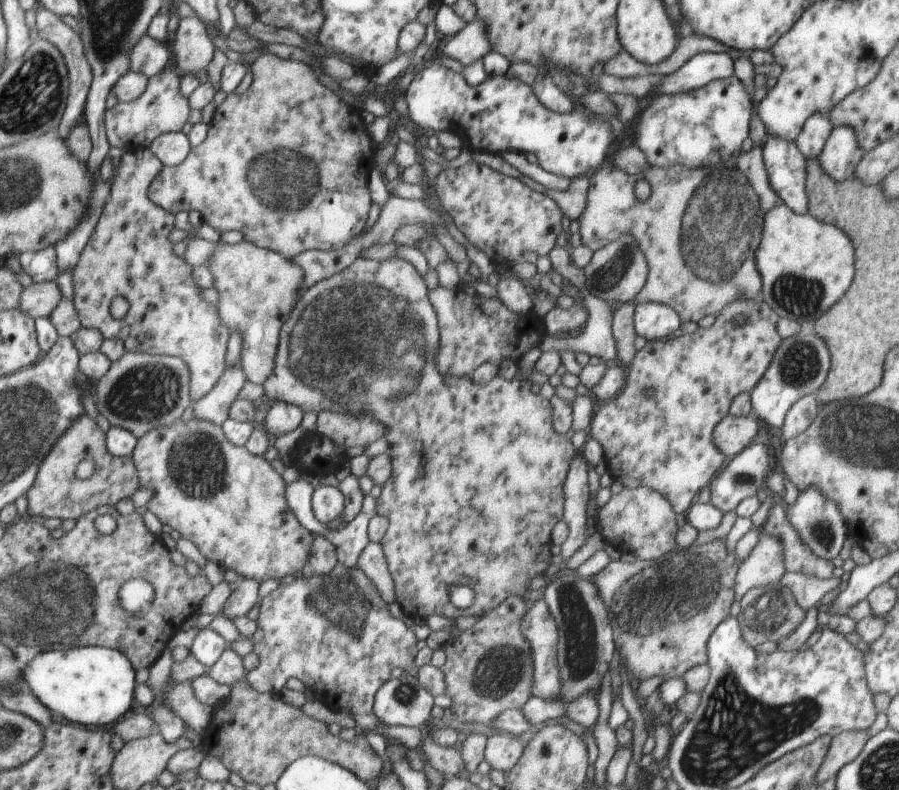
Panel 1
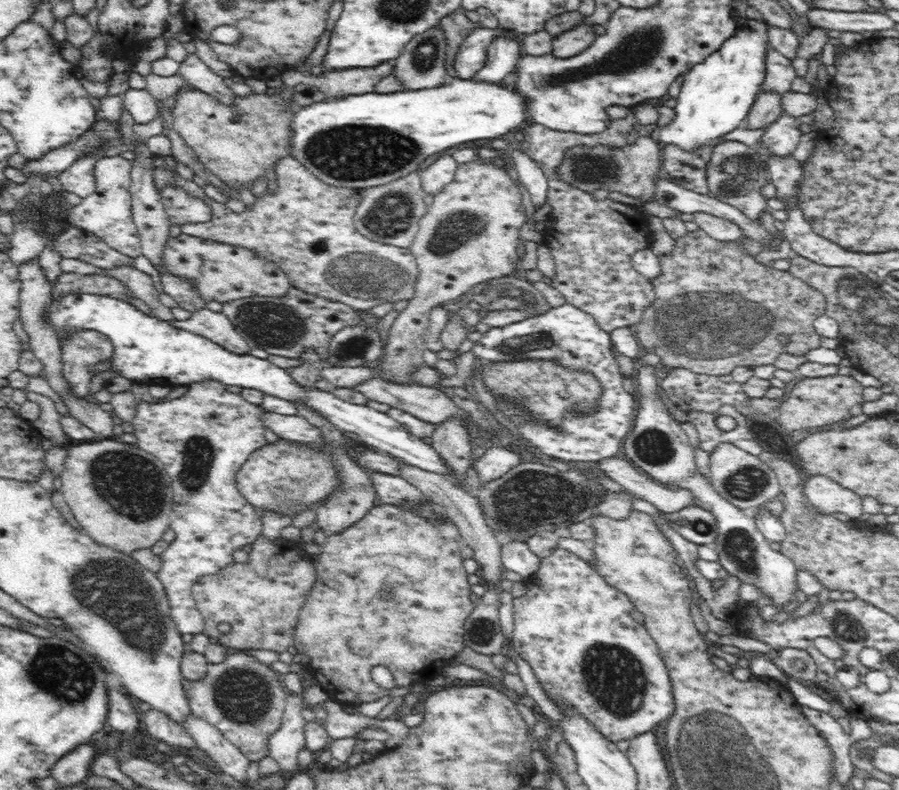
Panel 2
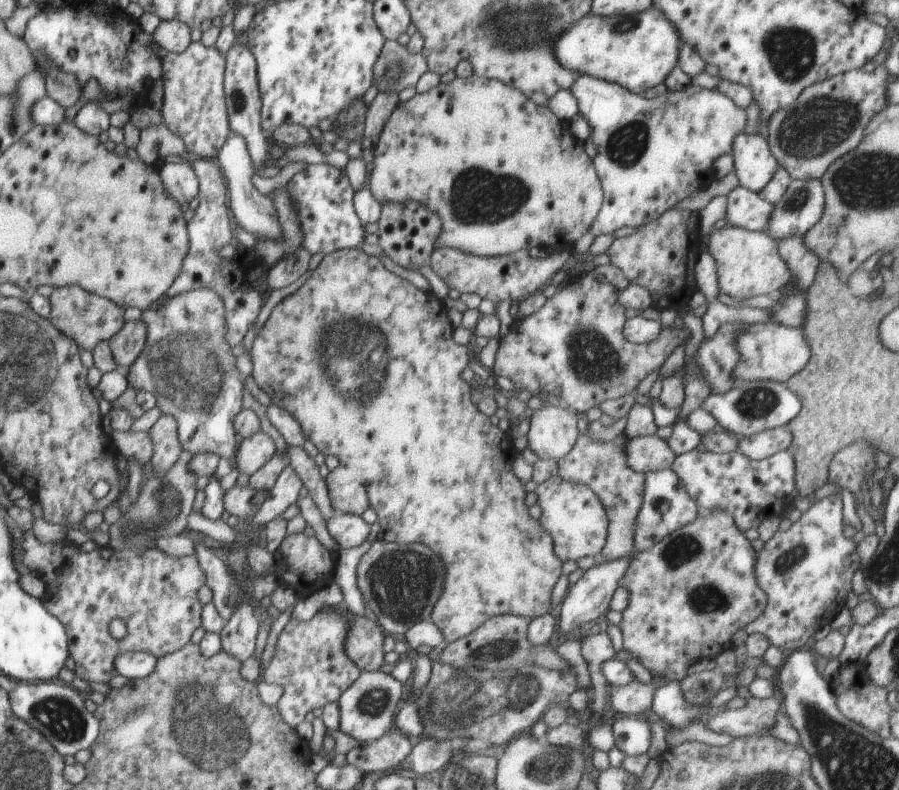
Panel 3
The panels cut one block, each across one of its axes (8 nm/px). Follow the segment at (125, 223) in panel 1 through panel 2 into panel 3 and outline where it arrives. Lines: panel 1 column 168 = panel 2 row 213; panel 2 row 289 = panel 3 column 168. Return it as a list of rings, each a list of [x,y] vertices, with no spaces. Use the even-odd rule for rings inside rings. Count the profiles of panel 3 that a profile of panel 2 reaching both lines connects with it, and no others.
[[[198,288],[198,290],[194,290],[194,292],[186,292],[186,294],[178,294],[178,296],[174,296],[174,298],[170,298],[170,300],[166,300],[158,310],[150,310],[149,308],[142,311],[141,319],[144,320],[144,324],[146,324],[146,330],[148,330],[148,334],[146,335],[146,342],[144,345],[144,348],[142,349],[142,352],[140,353],[140,356],[134,361],[134,364],[132,366],[129,366],[125,373],[125,377],[127,378],[127,386],[130,386],[134,388],[137,392],[138,391],[144,391],[144,392],[152,392],[152,394],[156,394],[157,398],[159,399],[159,404],[163,408],[163,413],[172,415],[178,422],[179,422],[179,428],[181,430],[181,435],[179,442],[183,445],[183,450],[188,452],[193,452],[194,454],[198,453],[207,453],[211,452],[214,454],[217,454],[221,458],[226,458],[226,460],[229,460],[230,458],[235,458],[236,454],[238,453],[238,450],[240,448],[240,442],[244,442],[244,438],[242,440],[238,440],[238,432],[236,432],[236,426],[234,426],[234,418],[238,416],[238,412],[240,410],[244,410],[244,374],[240,374],[240,356],[234,356],[234,352],[232,352],[232,348],[230,348],[230,344],[228,344],[228,338],[226,338],[226,320],[224,320],[224,303],[222,302],[222,299],[218,294],[216,294],[214,291],[211,291],[210,288]]]

